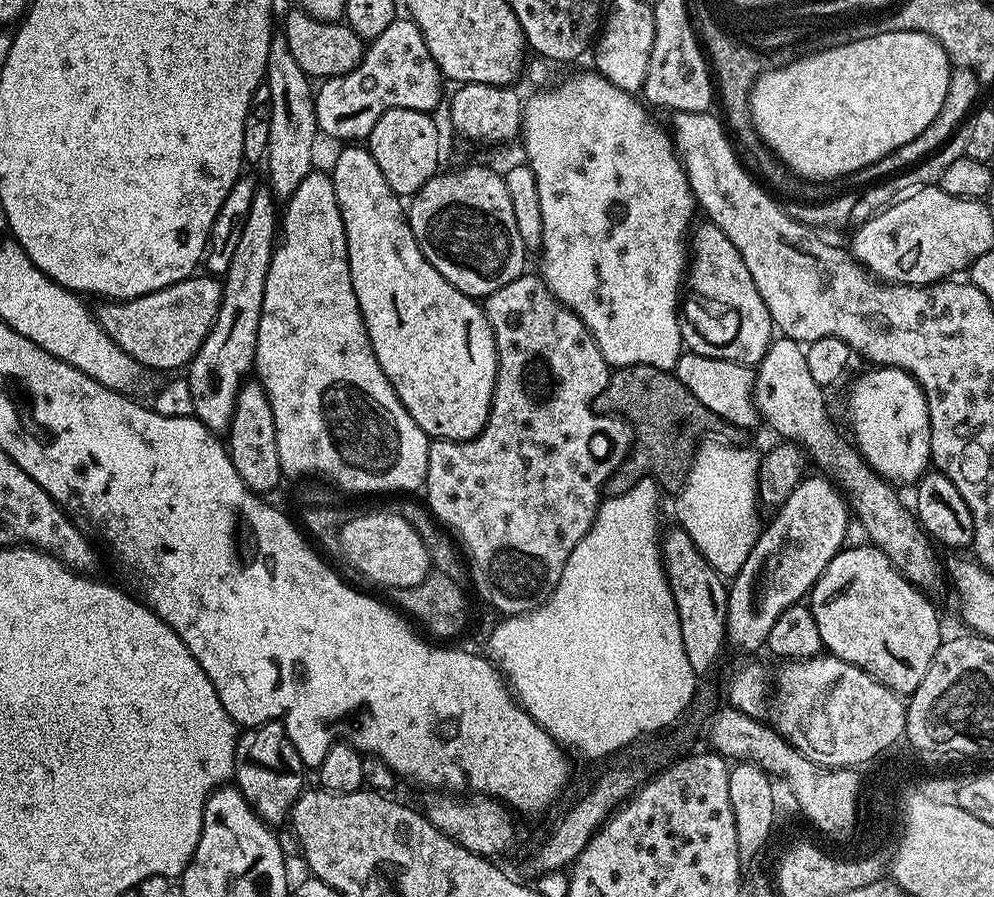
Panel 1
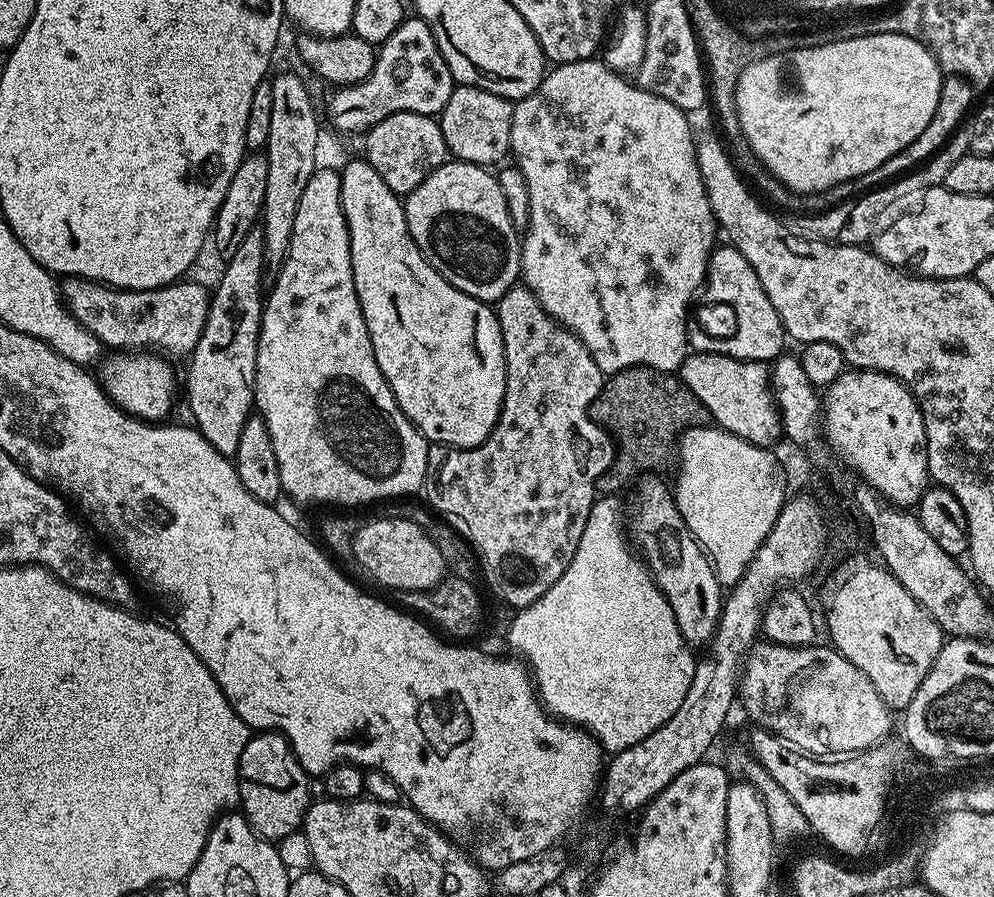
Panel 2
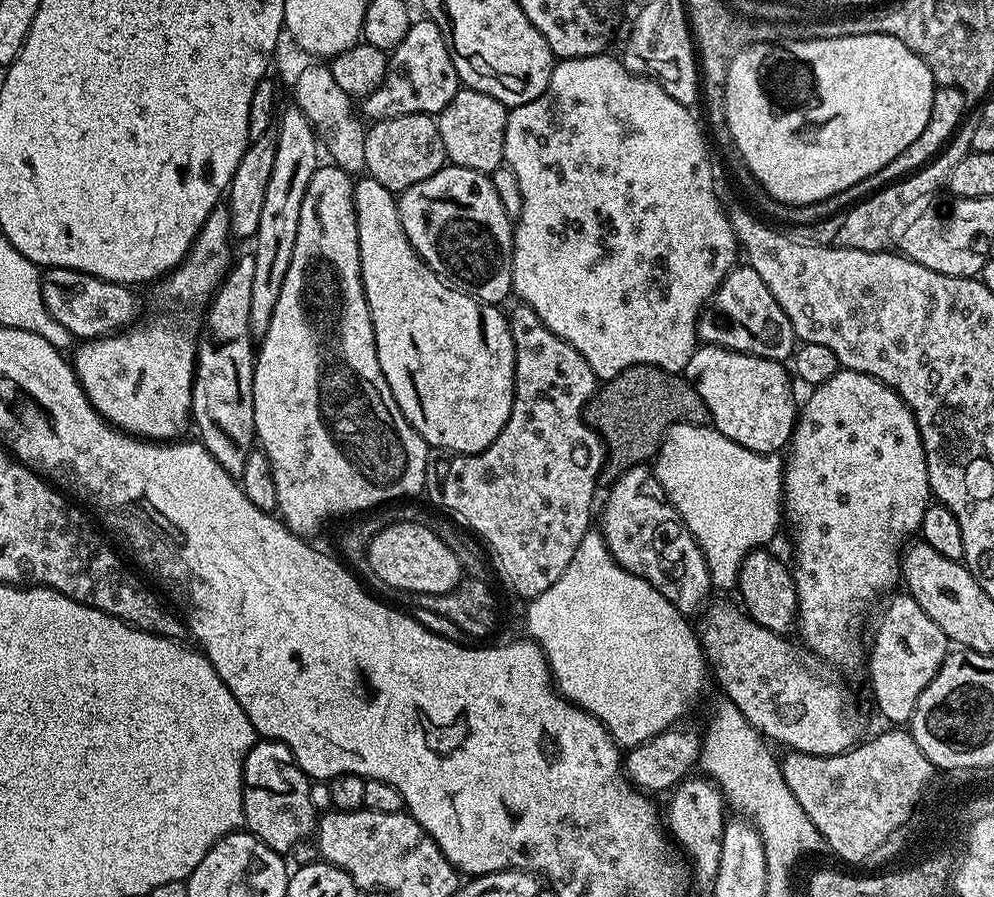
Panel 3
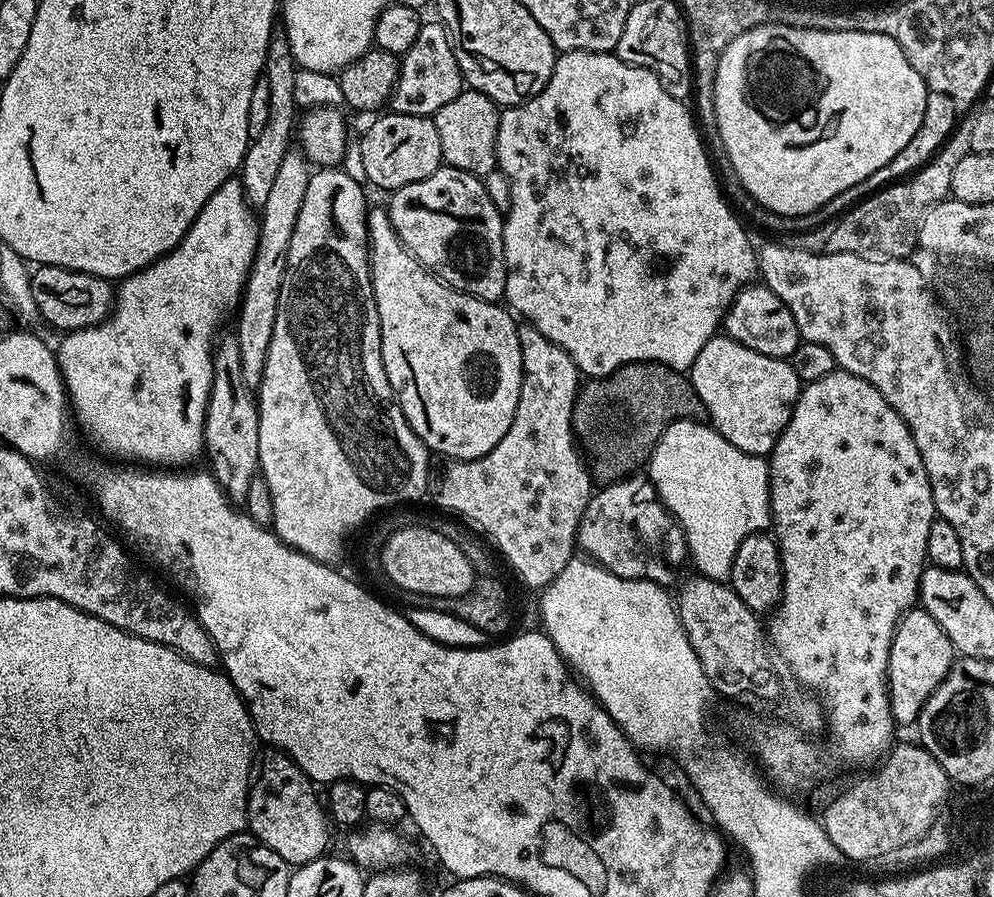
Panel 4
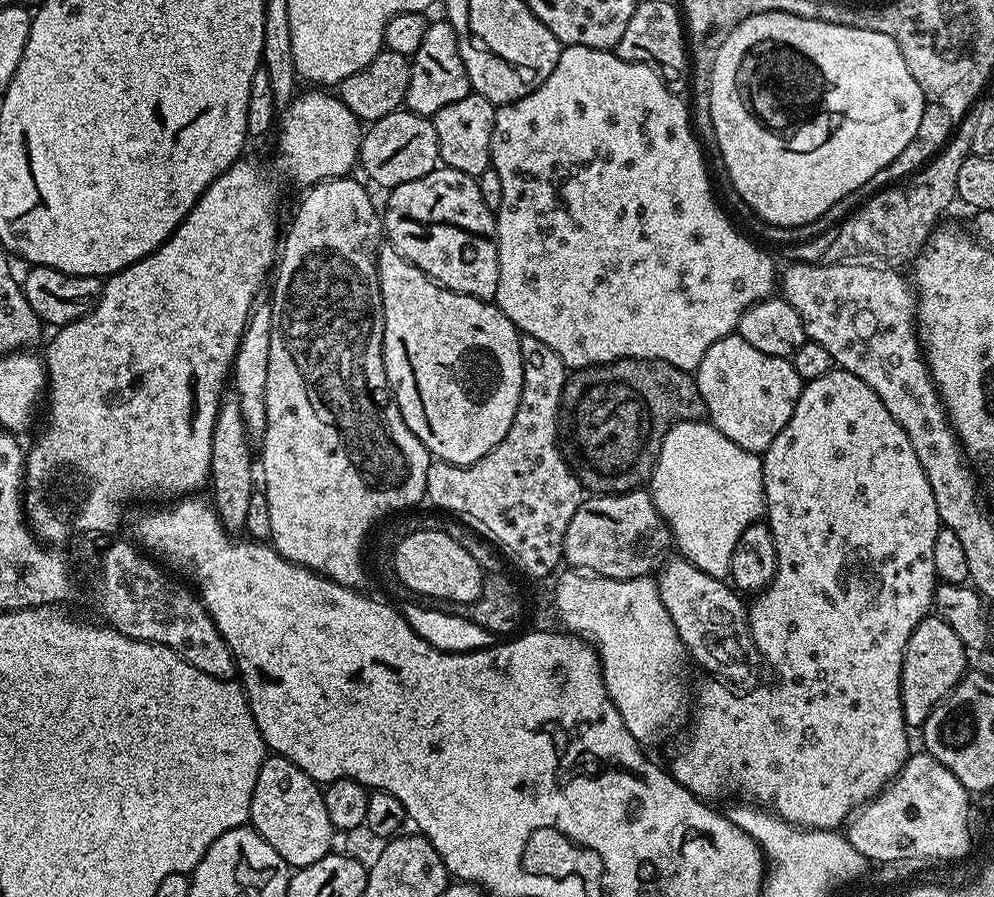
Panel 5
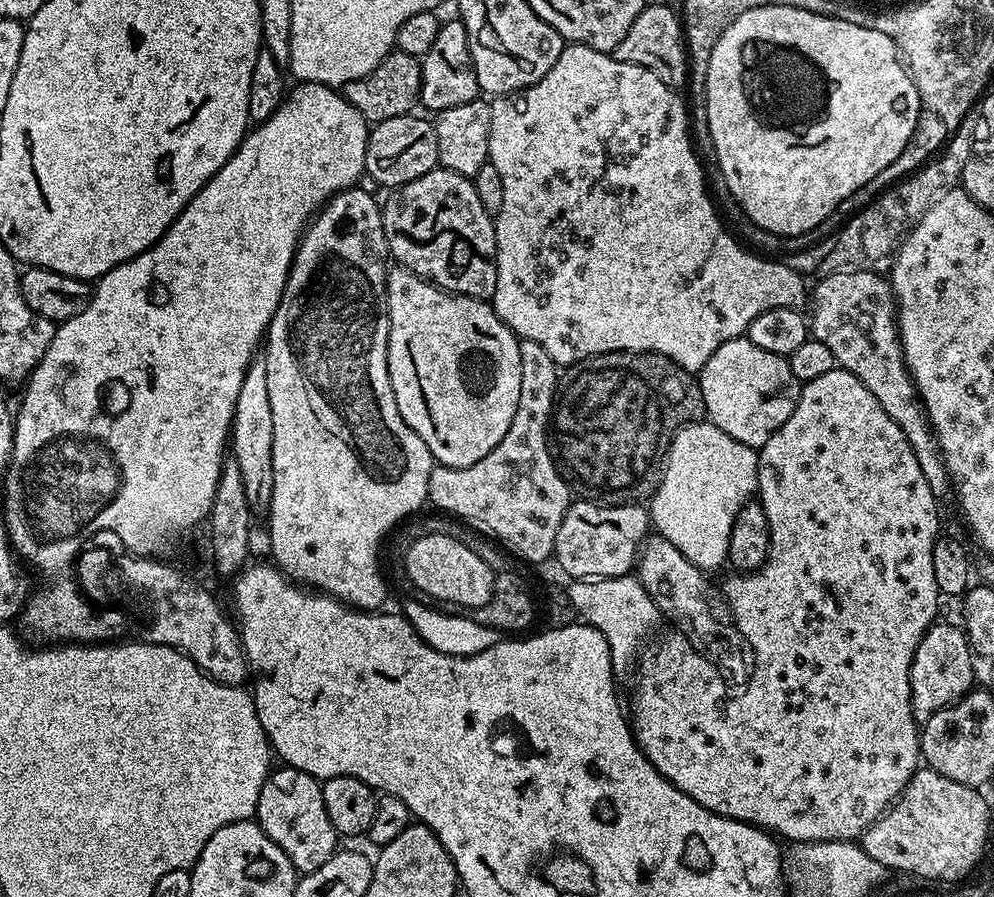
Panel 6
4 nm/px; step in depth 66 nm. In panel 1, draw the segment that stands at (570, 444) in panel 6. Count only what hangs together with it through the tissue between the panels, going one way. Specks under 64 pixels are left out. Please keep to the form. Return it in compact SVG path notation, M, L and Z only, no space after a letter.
M649 364L615 369L602 394L598 394L594 407L597 413L623 418L634 433L627 460L612 473L606 485L607 491L614 496L630 490L630 486L645 478L655 480L665 493L679 493L688 477L694 449L701 439L699 436L703 432L720 432L726 428L724 421L682 384L675 371Z

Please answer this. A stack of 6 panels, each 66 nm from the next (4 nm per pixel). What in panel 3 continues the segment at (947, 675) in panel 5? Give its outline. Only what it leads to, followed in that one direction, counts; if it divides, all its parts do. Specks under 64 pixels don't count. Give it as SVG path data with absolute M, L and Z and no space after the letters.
M907 594L895 596L891 597L893 600L885 606L884 613L881 614L880 621L876 624L872 653L869 656L867 653L866 664L868 660L868 676L872 679L872 696L876 699L881 714L889 720L887 722L889 725L904 726L911 721L914 706L918 702L922 690L926 690L926 686L930 686L934 674L938 674L942 662L948 656L950 641L946 634L942 634L938 622L934 622L934 618L930 618L930 614L926 614L926 610L922 610L922 606L918 606L918 602L914 602L912 596Z

